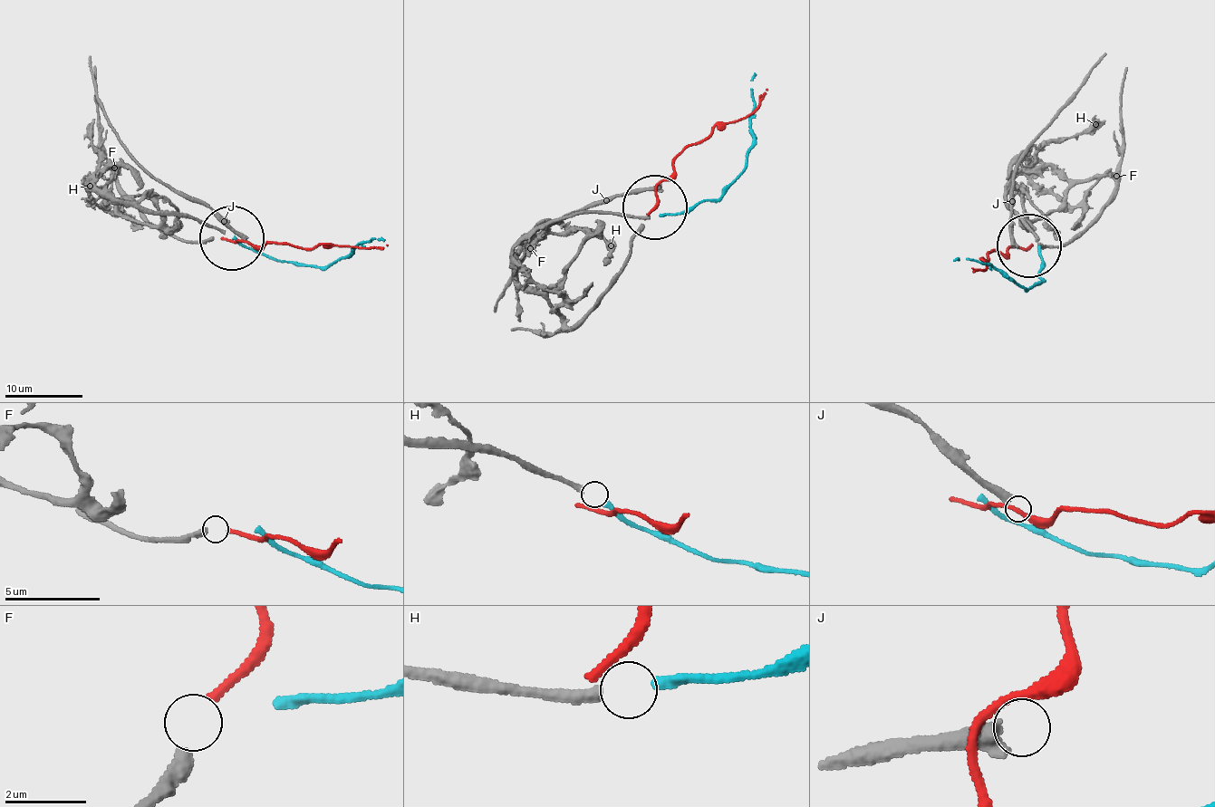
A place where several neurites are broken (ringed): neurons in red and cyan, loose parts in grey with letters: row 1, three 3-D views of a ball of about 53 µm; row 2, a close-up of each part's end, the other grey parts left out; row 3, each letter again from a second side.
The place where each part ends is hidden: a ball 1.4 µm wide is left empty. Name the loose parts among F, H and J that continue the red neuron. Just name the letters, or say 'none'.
F

